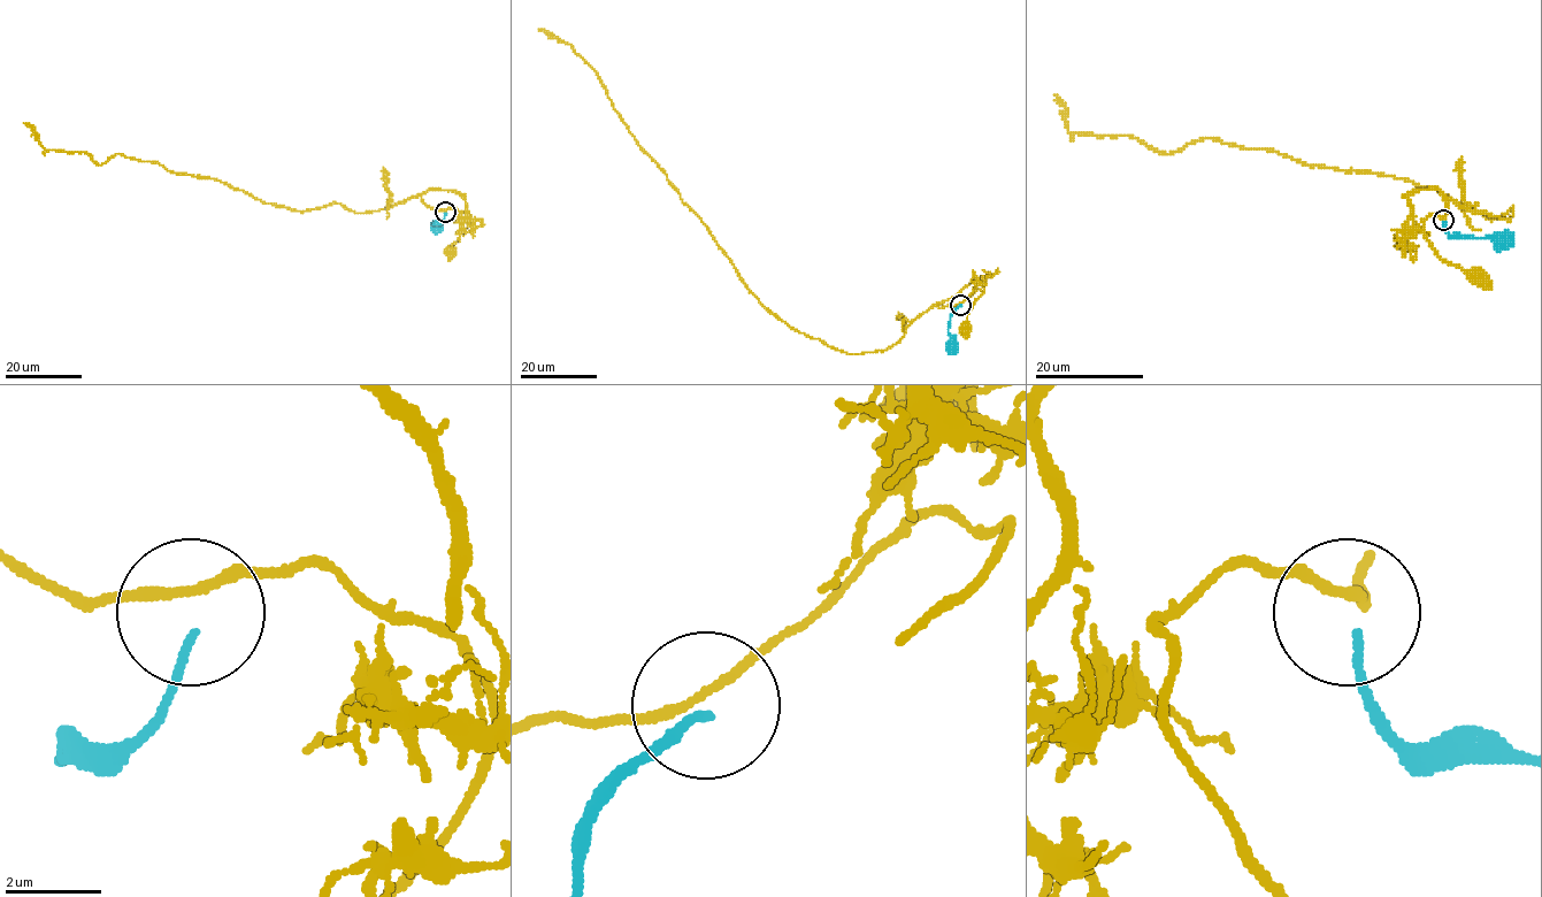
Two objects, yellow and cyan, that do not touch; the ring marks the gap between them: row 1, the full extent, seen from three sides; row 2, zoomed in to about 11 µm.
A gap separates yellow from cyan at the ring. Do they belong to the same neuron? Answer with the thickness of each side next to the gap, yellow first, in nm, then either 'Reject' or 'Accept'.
Thickness 190 nm (yellow) against 160 nm. Reject

